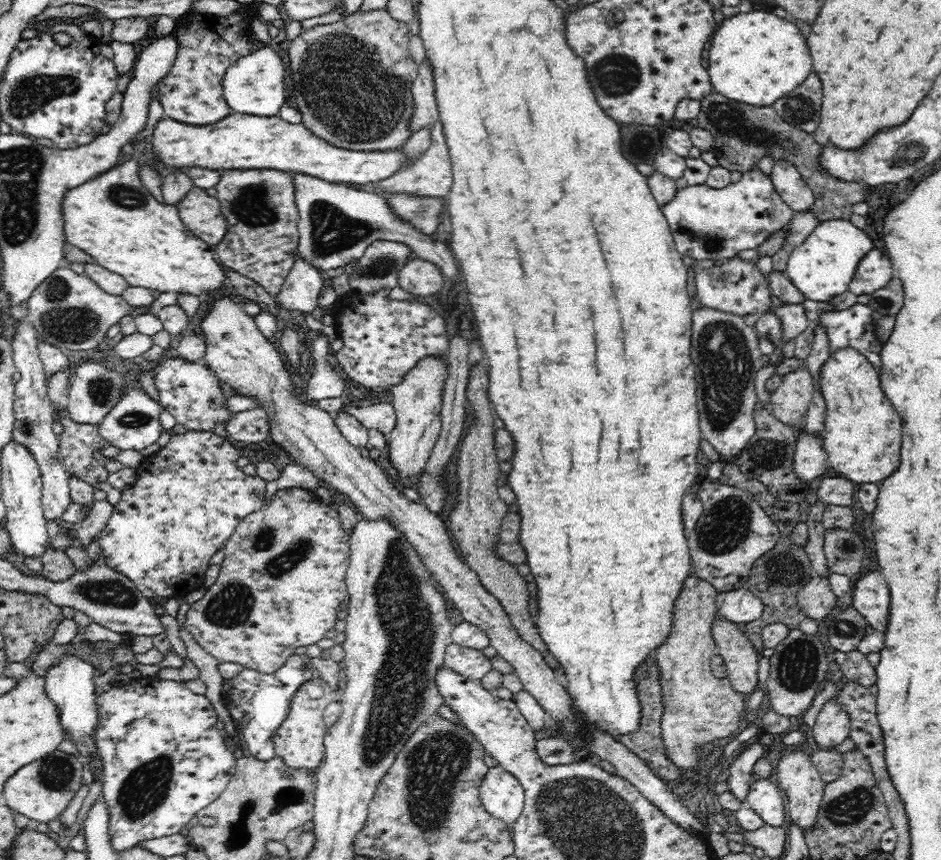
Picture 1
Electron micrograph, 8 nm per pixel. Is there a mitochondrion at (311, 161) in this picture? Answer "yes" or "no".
no

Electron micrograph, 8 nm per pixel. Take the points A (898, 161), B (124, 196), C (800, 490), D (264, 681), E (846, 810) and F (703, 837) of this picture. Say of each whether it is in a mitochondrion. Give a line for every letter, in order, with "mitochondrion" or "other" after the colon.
A: other
B: mitochondrion
C: other
D: other
E: mitochondrion
F: other

